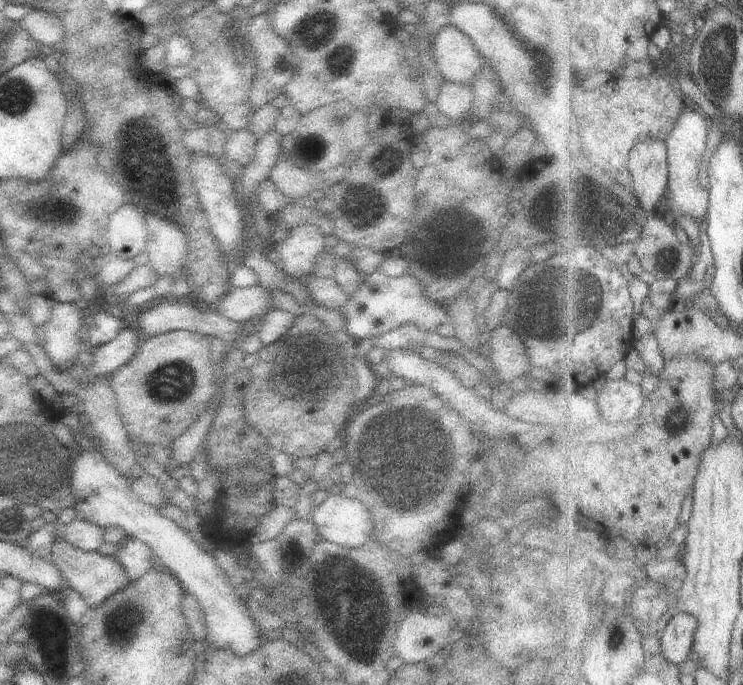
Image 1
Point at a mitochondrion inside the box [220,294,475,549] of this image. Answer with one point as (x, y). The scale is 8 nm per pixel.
(392, 453)

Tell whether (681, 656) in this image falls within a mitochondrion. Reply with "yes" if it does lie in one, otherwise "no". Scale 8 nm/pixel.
no

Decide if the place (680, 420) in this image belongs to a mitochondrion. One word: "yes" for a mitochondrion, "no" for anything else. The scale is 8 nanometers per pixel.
yes

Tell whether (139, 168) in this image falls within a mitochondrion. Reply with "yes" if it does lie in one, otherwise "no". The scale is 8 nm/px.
yes

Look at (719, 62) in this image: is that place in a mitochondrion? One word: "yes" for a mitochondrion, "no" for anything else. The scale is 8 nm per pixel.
yes

